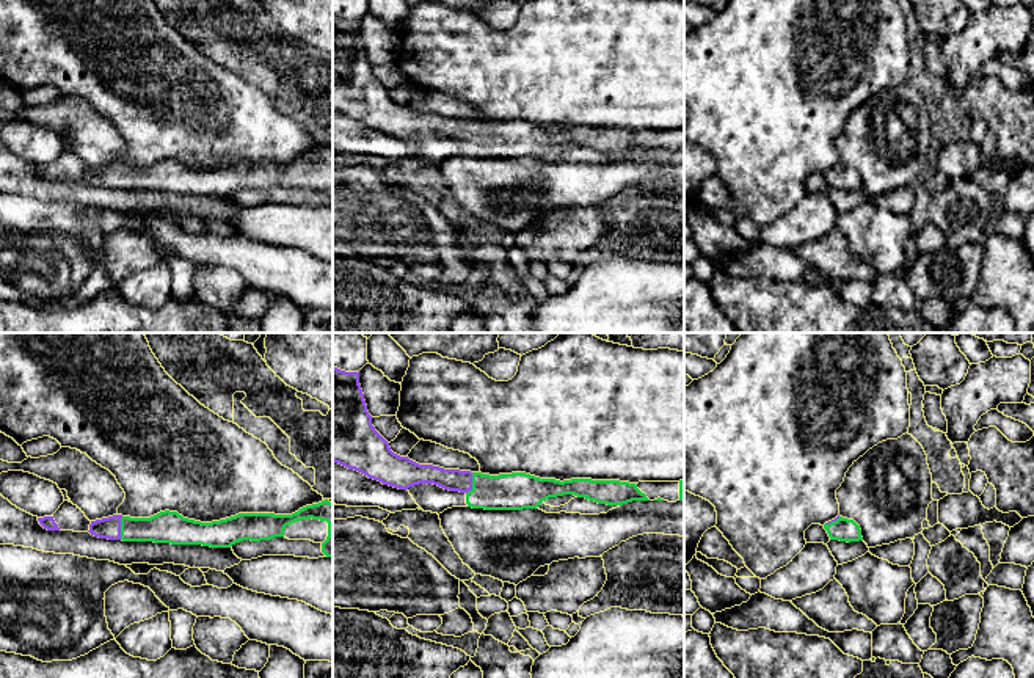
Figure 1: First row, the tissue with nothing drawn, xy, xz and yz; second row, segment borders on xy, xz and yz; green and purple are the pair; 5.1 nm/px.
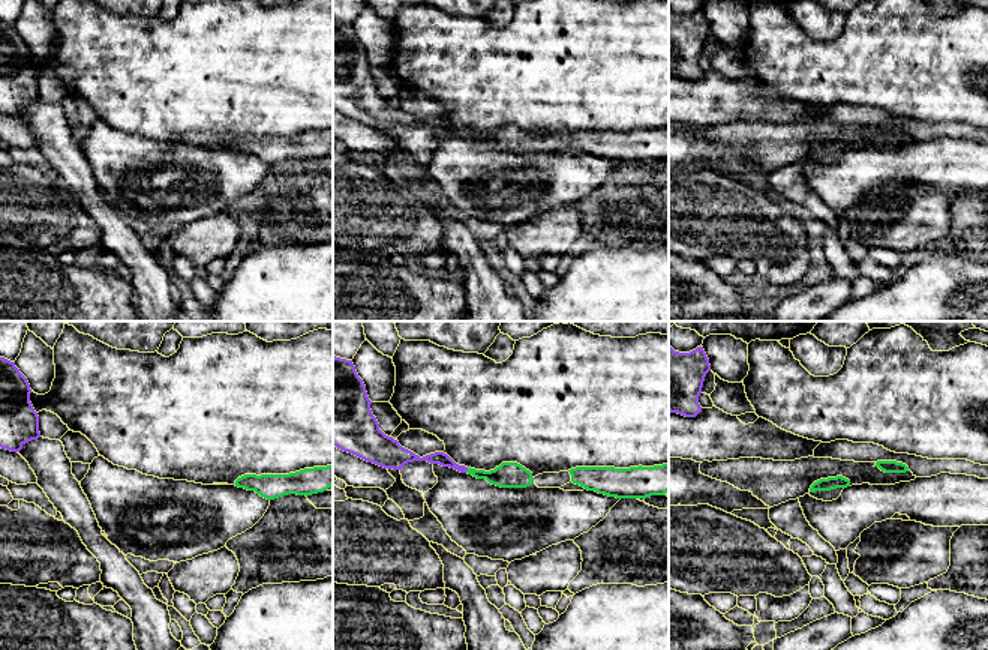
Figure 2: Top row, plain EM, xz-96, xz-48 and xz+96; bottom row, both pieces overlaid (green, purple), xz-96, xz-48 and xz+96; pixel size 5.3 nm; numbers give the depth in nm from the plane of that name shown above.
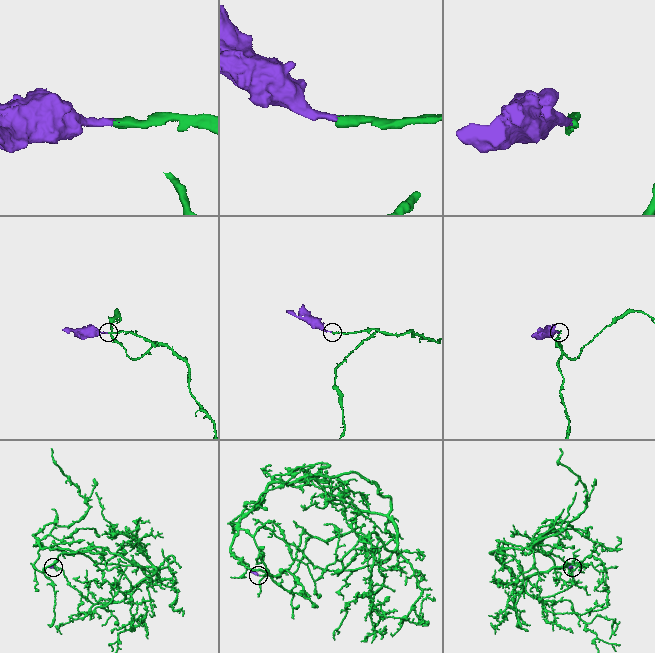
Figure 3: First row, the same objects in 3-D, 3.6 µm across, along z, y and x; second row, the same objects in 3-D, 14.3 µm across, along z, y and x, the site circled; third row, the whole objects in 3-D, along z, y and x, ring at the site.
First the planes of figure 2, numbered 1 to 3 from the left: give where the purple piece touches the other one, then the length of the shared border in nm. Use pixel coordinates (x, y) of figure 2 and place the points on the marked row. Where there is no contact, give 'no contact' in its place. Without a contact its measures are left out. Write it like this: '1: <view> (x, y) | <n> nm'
1: no contact
2: xz-48 (467, 470) | 30 nm
3: no contact

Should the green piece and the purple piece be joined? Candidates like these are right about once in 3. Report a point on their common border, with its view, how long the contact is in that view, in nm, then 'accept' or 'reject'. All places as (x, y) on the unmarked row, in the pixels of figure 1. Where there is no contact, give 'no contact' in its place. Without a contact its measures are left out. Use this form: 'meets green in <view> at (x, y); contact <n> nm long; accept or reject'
meets green in xy at (121, 176); contact 120 nm long; accept

